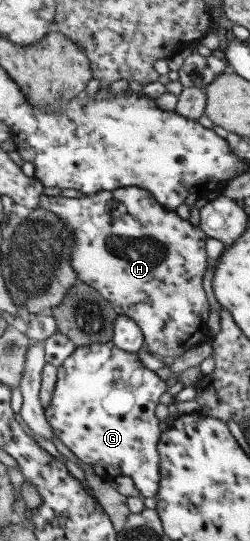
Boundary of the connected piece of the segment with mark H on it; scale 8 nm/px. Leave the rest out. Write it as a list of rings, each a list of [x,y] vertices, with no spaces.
[[[120,187],[80,198],[41,194],[37,208],[60,217],[68,232],[74,234],[69,253],[70,268],[74,270],[77,282],[97,290],[113,306],[117,315],[124,314],[135,321],[143,336],[143,350],[157,357],[168,355],[176,358],[207,339],[206,319],[211,309],[202,290],[207,237],[198,226],[192,227],[174,210],[164,209],[148,191],[139,187]]]

